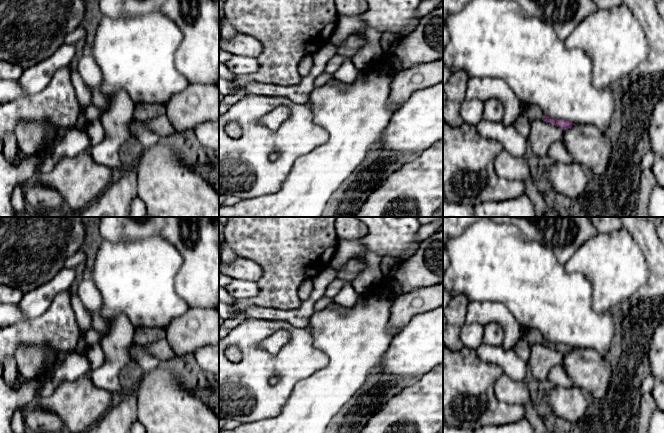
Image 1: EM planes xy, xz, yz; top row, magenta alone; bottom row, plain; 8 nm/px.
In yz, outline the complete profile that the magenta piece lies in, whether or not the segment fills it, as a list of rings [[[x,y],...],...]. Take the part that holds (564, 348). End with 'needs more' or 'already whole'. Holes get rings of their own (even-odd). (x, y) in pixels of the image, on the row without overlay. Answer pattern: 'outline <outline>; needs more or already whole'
outline [[[529,328],[528,331],[524,335],[522,335],[521,339],[527,341],[530,346],[533,346],[535,344],[543,344],[546,347],[550,347],[555,350],[559,349],[563,354],[569,353],[573,349],[575,349],[575,347],[569,346],[567,344],[557,344],[547,341],[543,338],[540,331],[536,328]]]; needs more

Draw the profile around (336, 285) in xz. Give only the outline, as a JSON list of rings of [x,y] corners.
[[[335,278],[327,287],[324,296],[333,298],[335,295],[337,295],[340,290],[350,282]]]

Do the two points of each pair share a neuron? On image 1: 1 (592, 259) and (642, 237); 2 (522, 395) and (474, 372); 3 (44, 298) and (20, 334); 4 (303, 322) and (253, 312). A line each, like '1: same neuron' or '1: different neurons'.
1: different neurons
2: different neurons
3: different neurons
4: same neuron

